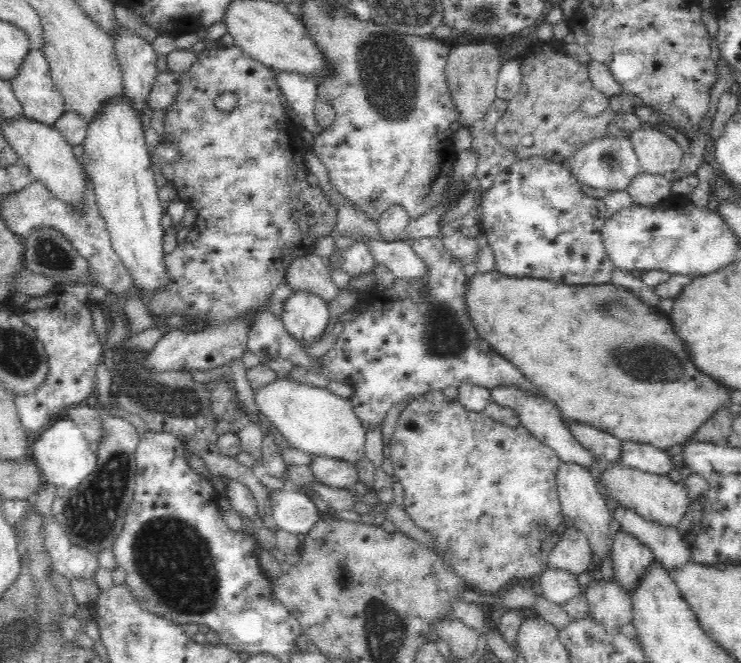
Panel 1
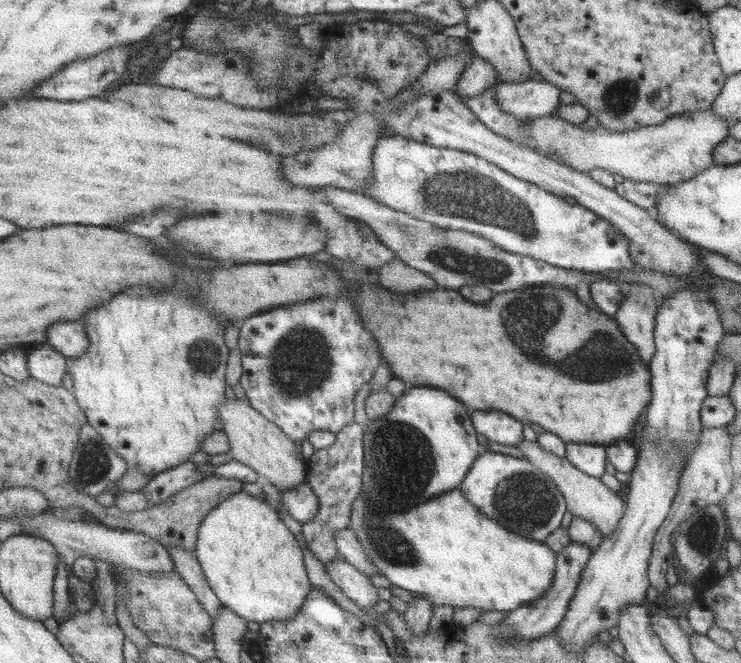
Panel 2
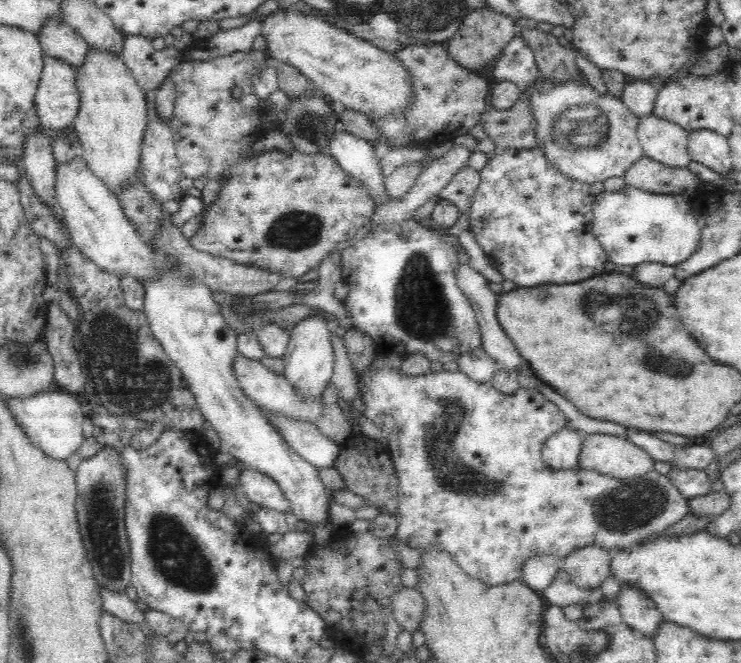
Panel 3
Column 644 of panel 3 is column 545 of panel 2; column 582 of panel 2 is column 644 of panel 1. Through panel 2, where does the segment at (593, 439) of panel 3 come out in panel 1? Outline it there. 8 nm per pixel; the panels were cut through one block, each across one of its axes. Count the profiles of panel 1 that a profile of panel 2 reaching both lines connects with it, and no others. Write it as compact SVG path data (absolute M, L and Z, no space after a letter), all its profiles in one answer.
M610 464L599 480L610 489L611 496L617 502L636 511L638 516L660 525L677 528L686 514L686 508L691 503L686 492L685 482L672 481L667 475L662 476L630 467L620 467L618 464Z

